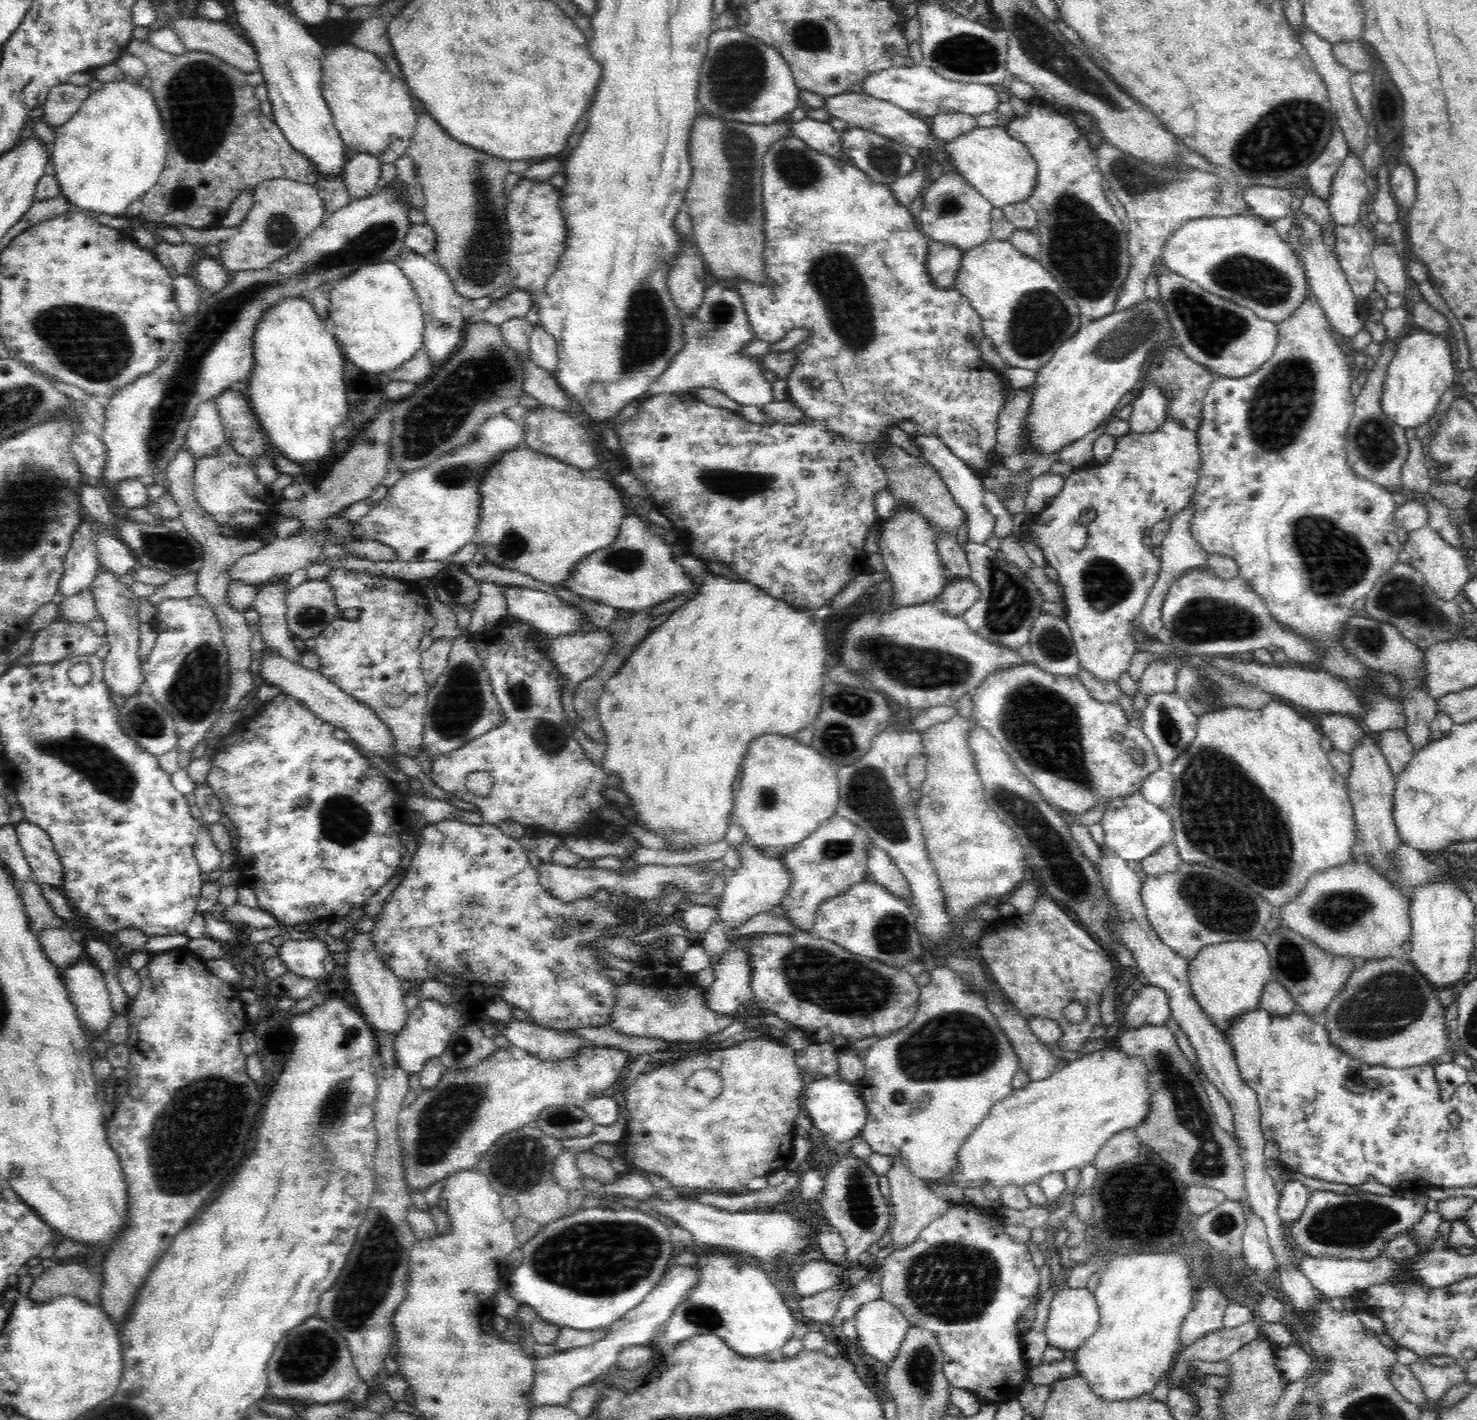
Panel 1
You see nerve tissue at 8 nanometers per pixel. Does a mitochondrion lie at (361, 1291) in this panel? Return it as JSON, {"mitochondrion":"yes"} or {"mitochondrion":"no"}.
{"mitochondrion":"yes"}

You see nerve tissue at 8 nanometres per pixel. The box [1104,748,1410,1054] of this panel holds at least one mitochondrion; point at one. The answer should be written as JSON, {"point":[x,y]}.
{"point":[1238,916]}

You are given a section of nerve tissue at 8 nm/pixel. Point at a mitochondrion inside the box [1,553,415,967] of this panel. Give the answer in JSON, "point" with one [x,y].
{"point":[101,767]}

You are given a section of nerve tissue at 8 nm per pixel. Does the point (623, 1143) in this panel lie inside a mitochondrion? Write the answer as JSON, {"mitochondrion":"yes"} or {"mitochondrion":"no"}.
{"mitochondrion":"no"}

